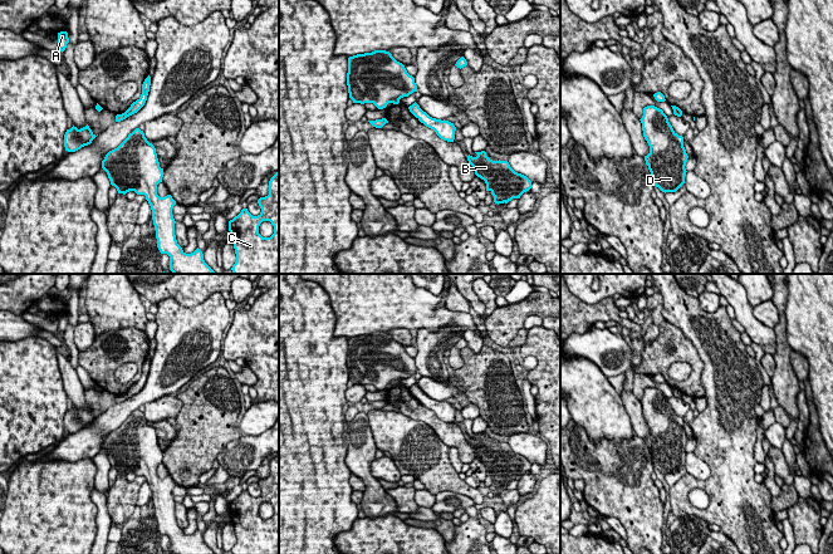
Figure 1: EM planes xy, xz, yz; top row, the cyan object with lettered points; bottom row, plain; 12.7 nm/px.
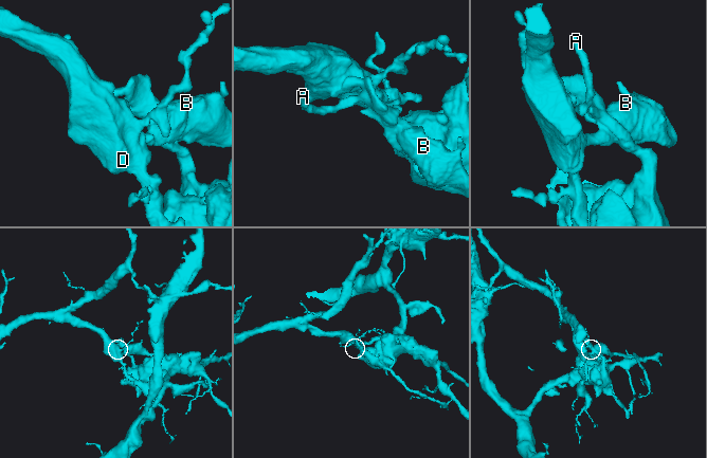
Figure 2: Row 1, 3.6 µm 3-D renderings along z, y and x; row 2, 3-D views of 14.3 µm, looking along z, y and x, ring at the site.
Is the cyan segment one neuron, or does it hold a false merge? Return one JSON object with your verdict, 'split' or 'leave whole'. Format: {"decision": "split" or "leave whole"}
{"decision": "split"}

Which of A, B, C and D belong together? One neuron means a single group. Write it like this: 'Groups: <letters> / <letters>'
Groups: A B D / C

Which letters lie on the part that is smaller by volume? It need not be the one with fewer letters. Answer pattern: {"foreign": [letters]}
{"foreign": ["A", "B", "D"]}

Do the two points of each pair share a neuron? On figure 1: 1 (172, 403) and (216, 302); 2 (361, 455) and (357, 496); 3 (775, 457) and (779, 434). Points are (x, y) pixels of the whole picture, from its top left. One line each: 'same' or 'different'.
1: different
2: different
3: different

